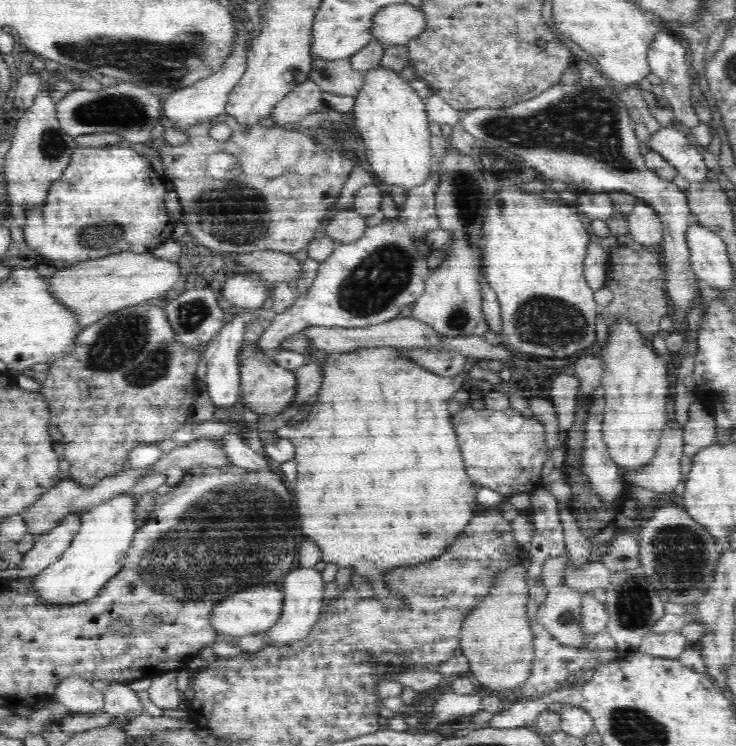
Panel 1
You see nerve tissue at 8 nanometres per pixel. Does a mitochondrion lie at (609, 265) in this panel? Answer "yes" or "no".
no

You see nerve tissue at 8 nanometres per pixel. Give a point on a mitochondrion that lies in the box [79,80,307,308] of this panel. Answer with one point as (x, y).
(236, 213)

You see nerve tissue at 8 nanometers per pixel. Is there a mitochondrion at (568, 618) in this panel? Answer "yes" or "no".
yes

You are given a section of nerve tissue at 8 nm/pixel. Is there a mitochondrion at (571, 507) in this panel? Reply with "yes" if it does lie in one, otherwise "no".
no

